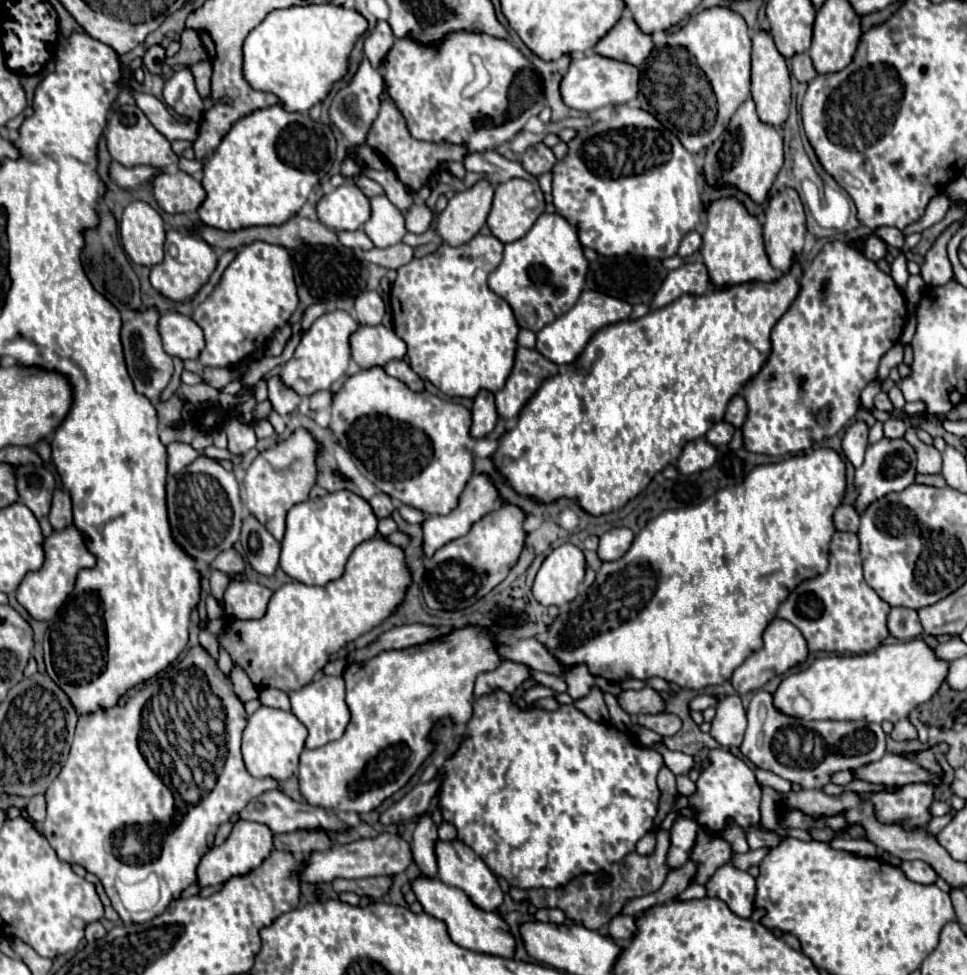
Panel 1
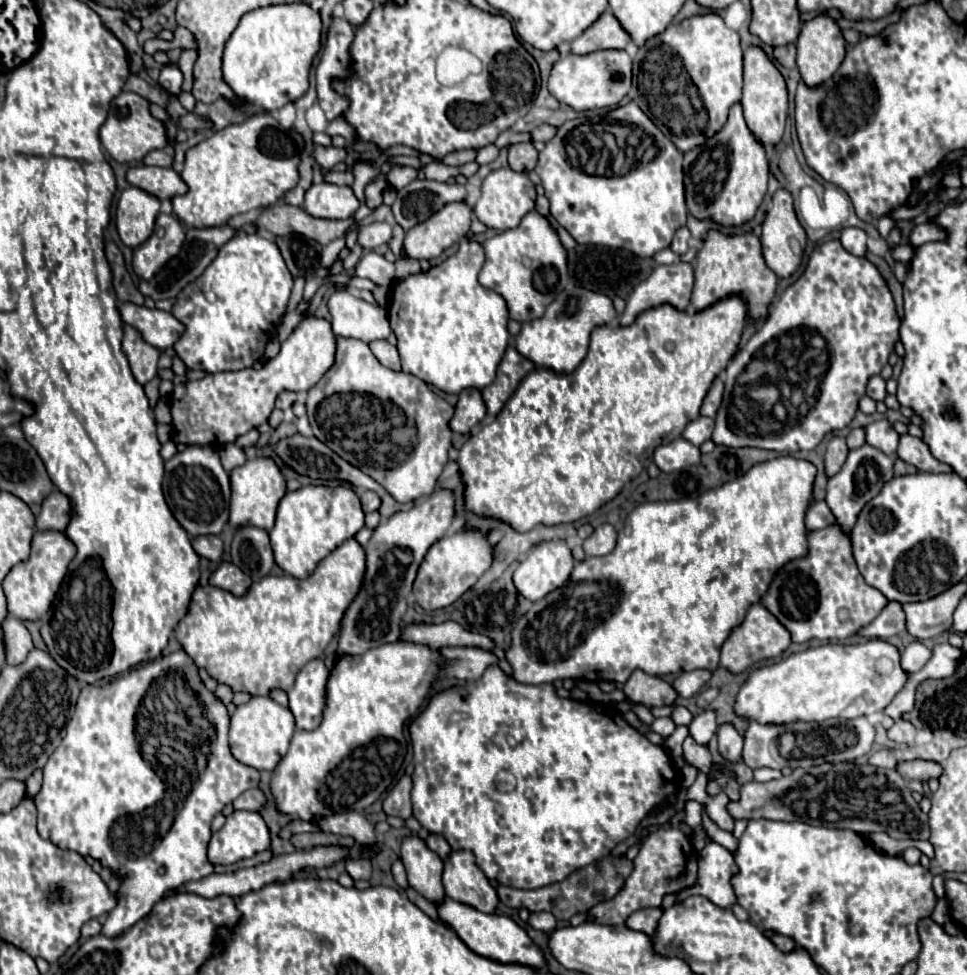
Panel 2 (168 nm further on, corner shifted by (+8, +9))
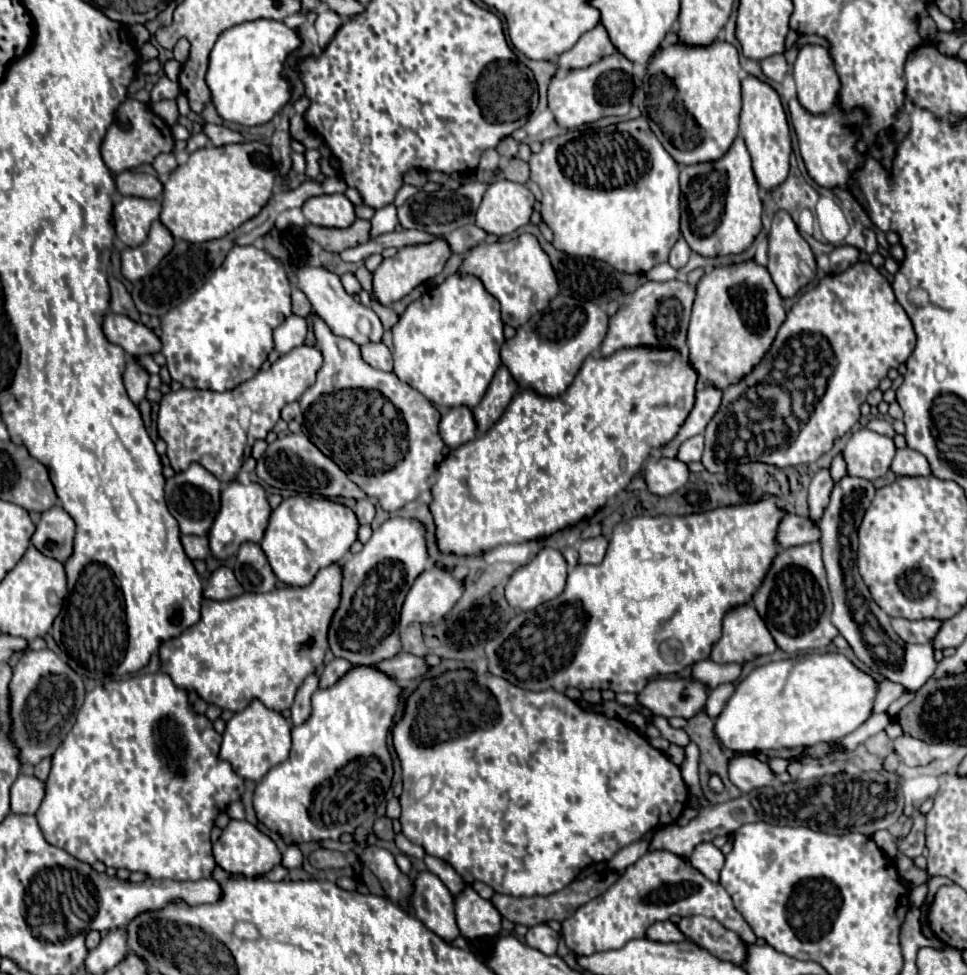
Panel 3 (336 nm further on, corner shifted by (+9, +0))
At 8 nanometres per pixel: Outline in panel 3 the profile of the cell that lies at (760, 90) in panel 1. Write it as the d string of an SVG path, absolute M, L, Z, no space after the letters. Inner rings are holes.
M748 76L742 82L742 112L740 112L740 138L746 142L746 148L752 156L752 168L756 182L762 190L772 192L782 182L786 182L790 172L790 128L786 120L786 112L782 108L780 96L772 86L760 82L754 76Z

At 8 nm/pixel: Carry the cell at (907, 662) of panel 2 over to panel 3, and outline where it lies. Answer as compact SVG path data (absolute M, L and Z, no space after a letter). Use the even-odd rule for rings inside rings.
M878 682L878 692L876 692L876 700L872 706L872 714L874 712L884 712L896 698L900 698L902 694L902 686L900 684L892 684L892 682Z

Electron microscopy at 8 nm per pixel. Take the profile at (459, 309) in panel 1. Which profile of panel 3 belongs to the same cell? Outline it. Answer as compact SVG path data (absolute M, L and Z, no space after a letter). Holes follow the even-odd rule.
M452 274L448 276L440 286L430 290L428 296L422 294L416 302L412 302L398 324L392 328L394 334L394 374L418 390L422 396L426 396L432 404L440 406L468 406L474 408L494 372L500 366L500 346L504 344L502 334L502 320L500 320L500 304L498 300L486 292L482 282L476 276L460 276Z

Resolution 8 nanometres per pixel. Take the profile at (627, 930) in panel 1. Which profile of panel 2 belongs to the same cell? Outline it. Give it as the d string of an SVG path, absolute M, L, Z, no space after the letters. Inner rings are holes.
M647 907L647 909L639 909L635 913L631 913L625 921L625 925L633 931L641 931L641 933L647 933L647 935L653 935L655 927L657 927L657 921L661 917L661 909L659 907Z

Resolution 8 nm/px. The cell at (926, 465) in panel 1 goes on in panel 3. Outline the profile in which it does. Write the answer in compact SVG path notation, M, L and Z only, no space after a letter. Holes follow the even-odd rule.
M912 448L898 450L894 460L892 460L890 470L896 476L928 476L930 474L928 460L920 452L916 452Z

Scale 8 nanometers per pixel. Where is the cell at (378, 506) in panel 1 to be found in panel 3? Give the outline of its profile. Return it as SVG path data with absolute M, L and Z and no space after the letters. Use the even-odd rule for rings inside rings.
M358 500L352 508L356 512L358 524L370 524L372 522L372 518L374 518L374 506L370 504L370 500Z

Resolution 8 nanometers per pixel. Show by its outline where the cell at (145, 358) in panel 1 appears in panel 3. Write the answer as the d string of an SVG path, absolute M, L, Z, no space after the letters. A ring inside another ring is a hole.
M128 360L126 364L126 372L124 372L124 386L128 390L128 398L138 406L144 396L146 396L146 386L148 386L148 372L136 362L136 360Z

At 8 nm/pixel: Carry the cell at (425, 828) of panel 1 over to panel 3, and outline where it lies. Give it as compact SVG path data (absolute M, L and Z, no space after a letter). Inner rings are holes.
M420 872L414 886L416 890L410 896L412 914L442 940L452 942L460 936L454 918L454 898L442 880L432 872Z

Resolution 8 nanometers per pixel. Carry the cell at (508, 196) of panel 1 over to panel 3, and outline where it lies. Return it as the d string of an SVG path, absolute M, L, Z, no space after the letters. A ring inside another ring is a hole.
M500 178L488 186L476 212L476 224L488 234L512 234L530 222L534 202L532 192L524 184Z

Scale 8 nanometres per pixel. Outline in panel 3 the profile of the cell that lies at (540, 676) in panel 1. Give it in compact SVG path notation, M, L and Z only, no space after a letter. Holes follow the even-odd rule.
M390 518L374 530L372 538L358 554L348 556L342 568L342 592L340 604L332 616L328 642L336 658L344 658L352 664L374 664L392 658L400 652L400 608L406 592L416 576L426 568L428 552L424 542L424 530L418 520Z

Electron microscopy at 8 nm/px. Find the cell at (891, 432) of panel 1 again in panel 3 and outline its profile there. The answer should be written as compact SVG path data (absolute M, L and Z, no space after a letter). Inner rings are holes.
M862 428L850 436L842 456L846 460L846 474L860 476L866 480L880 478L888 472L890 462L896 454L892 438Z

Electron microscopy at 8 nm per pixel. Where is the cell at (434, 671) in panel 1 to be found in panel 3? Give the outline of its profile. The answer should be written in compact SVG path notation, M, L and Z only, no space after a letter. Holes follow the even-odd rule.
M356 666L338 684L316 690L312 694L310 718L292 728L292 750L286 762L274 766L254 790L254 810L258 820L280 836L286 846L338 840L344 832L354 832L370 816L386 796L392 780L392 758L386 736L394 724L400 688L386 674L372 666Z

